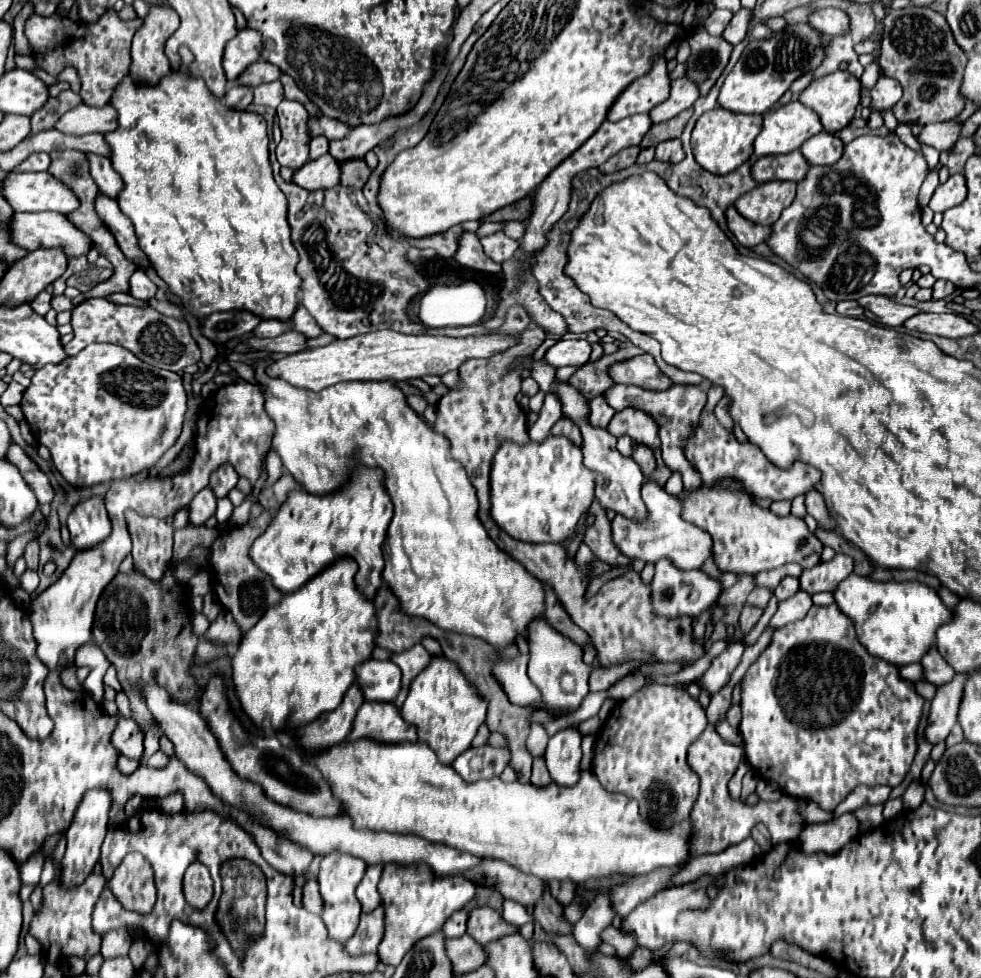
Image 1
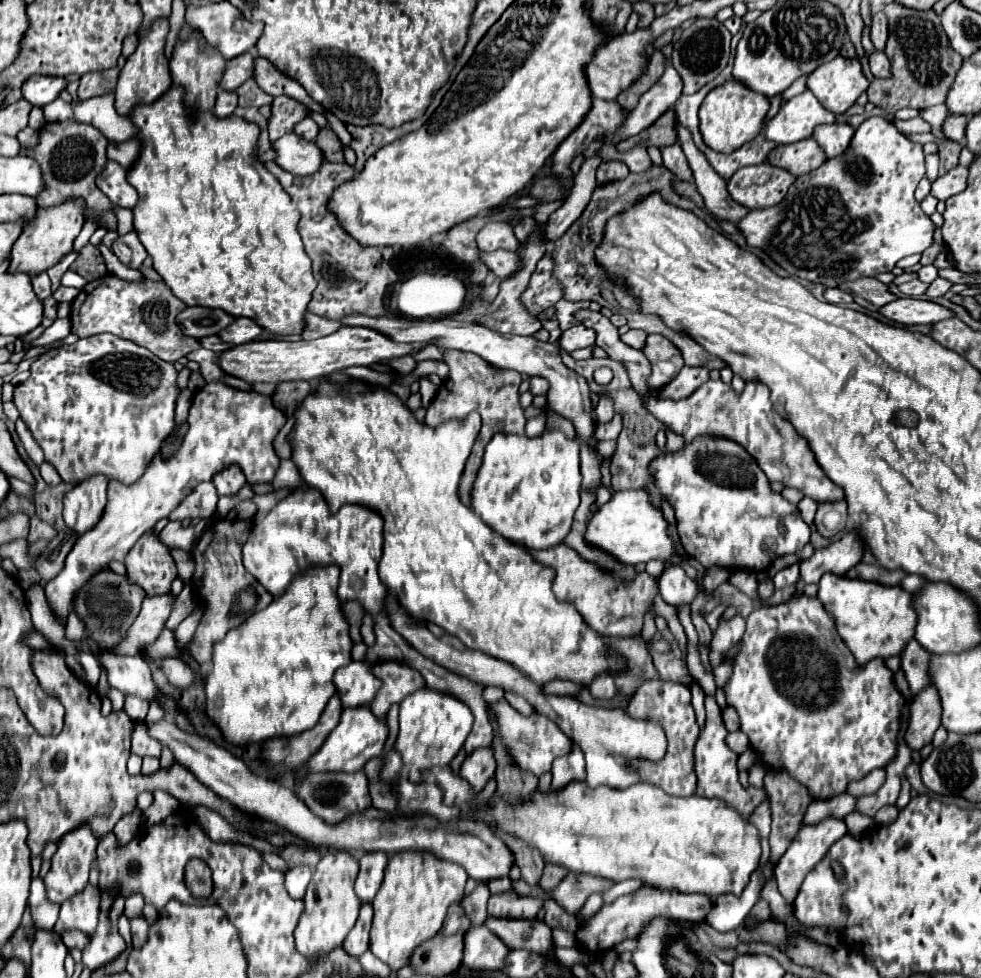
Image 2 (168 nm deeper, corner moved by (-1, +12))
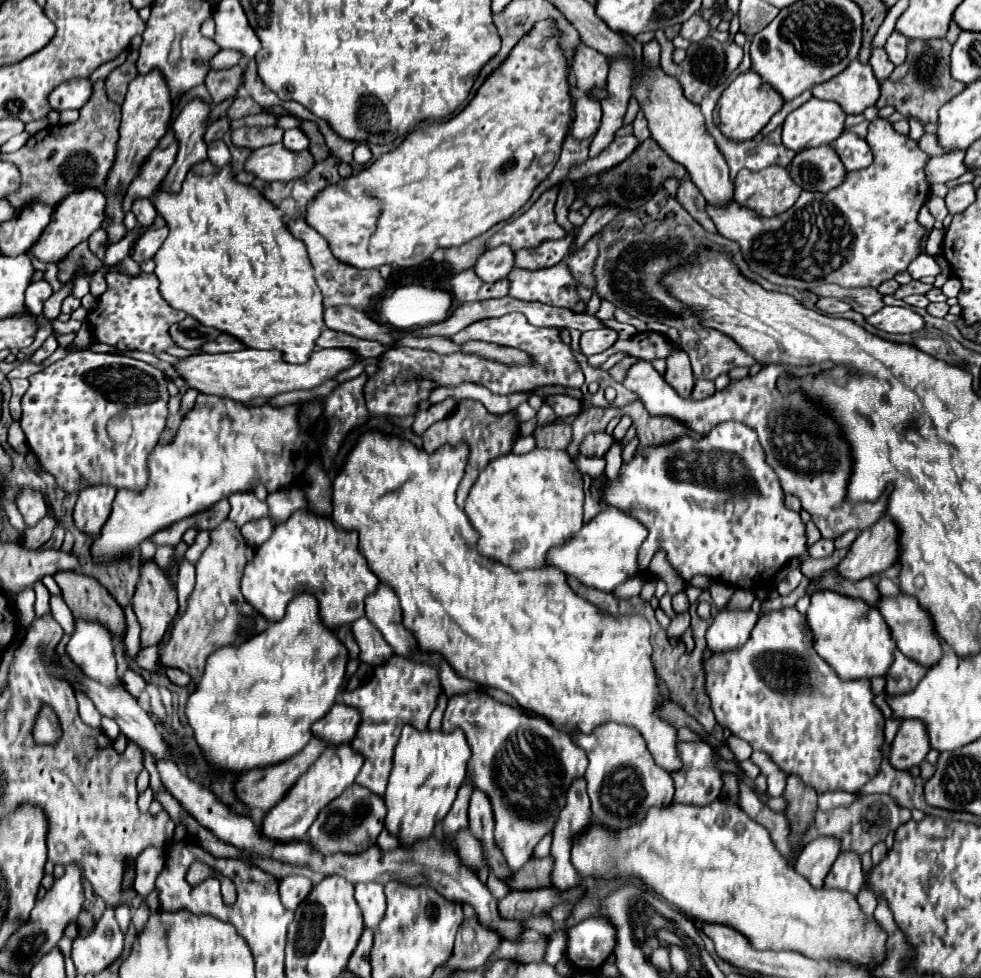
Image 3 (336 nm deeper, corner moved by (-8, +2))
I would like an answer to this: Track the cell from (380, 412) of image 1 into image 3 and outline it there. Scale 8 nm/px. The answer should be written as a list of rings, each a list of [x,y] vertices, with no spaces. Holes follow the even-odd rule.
[[[376,428],[366,430],[364,434],[360,434],[358,442],[354,444],[354,448],[346,456],[342,468],[338,470],[336,478],[332,480],[332,506],[334,506],[332,520],[342,530],[358,530],[358,534],[360,534],[360,552],[366,556],[370,570],[380,578],[380,582],[390,586],[396,592],[396,596],[400,600],[400,606],[402,606],[402,614],[404,614],[404,626],[414,632],[414,636],[416,636],[416,640],[418,640],[418,644],[420,644],[420,648],[424,652],[434,652],[434,650],[440,652],[460,676],[470,678],[470,680],[474,680],[478,684],[500,688],[500,690],[508,692],[510,696],[514,696],[518,700],[520,706],[546,716],[554,726],[566,728],[568,734],[574,728],[578,728],[582,732],[592,732],[596,726],[600,726],[604,722],[618,722],[618,724],[632,726],[644,736],[644,740],[648,744],[648,750],[652,752],[652,756],[654,756],[658,766],[666,768],[668,772],[678,770],[680,768],[680,758],[678,758],[678,752],[676,752],[676,730],[668,722],[664,722],[664,720],[660,720],[660,718],[656,718],[652,714],[656,698],[658,698],[658,680],[656,680],[654,664],[650,660],[650,652],[652,652],[650,642],[648,642],[650,624],[640,616],[624,616],[624,618],[620,618],[620,616],[612,616],[612,614],[600,612],[594,604],[590,604],[588,600],[578,596],[568,586],[566,574],[562,570],[558,570],[558,568],[552,568],[552,566],[544,564],[544,566],[540,566],[536,570],[512,572],[512,570],[504,568],[502,564],[496,564],[496,562],[480,556],[480,552],[476,548],[478,532],[472,528],[472,524],[470,524],[468,516],[464,514],[464,510],[460,510],[456,506],[456,488],[458,488],[460,480],[464,478],[468,456],[470,456],[470,448],[468,448],[466,440],[460,440],[454,446],[452,444],[444,444],[444,446],[440,446],[438,450],[434,450],[430,454],[424,448],[416,448],[406,438],[400,438],[400,436],[394,436],[394,434],[384,434],[384,432],[376,430]]]

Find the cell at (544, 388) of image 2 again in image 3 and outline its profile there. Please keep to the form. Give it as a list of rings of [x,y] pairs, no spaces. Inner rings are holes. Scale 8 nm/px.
[[[554,394],[554,396],[546,396],[544,402],[556,412],[556,416],[570,416],[570,414],[576,414],[580,410],[580,400],[576,398],[570,398],[570,396],[564,396],[564,394]]]

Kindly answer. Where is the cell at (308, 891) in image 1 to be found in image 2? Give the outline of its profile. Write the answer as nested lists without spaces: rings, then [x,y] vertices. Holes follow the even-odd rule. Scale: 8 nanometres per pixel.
[[[309,866],[291,868],[291,870],[285,874],[285,888],[287,888],[289,896],[301,900],[301,898],[305,896],[305,890],[307,890],[309,880],[311,880],[311,868],[309,868]]]

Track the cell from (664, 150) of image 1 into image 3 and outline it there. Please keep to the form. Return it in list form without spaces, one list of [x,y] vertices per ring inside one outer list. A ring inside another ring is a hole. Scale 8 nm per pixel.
[[[684,178],[680,180],[680,186],[678,186],[678,192],[676,192],[676,200],[680,200],[680,204],[698,220],[698,224],[708,230],[708,232],[716,232],[716,226],[714,222],[710,220],[708,212],[706,212],[706,200],[704,196],[700,194],[700,190],[692,184],[692,180]]]

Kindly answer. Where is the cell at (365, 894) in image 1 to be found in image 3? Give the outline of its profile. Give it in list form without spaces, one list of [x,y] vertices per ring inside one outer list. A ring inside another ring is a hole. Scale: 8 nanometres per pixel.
[[[376,882],[368,884],[356,884],[356,894],[354,894],[358,906],[362,908],[364,914],[364,924],[366,928],[376,930],[380,920],[384,918],[386,912],[386,896],[384,896],[384,886]]]

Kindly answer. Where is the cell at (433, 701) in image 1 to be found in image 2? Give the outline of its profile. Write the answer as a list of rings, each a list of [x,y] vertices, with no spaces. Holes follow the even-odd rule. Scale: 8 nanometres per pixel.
[[[421,688],[413,692],[409,698],[405,698],[399,704],[399,736],[395,742],[395,748],[403,758],[405,768],[403,778],[413,784],[421,784],[423,782],[421,770],[449,766],[451,760],[463,748],[465,738],[471,732],[471,726],[473,726],[471,710],[451,694]]]

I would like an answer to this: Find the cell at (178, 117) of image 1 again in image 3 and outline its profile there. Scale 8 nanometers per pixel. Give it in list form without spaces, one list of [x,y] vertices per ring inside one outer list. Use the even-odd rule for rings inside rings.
[[[202,160],[200,164],[190,168],[186,180],[182,182],[180,192],[156,190],[152,204],[154,204],[156,212],[166,220],[166,226],[170,230],[168,238],[164,240],[164,244],[160,246],[160,250],[152,258],[156,262],[154,274],[160,278],[160,290],[162,290],[162,296],[168,300],[168,304],[172,304],[172,308],[182,310],[188,316],[196,318],[204,326],[212,326],[216,330],[222,330],[226,334],[236,336],[248,348],[276,348],[276,350],[280,350],[284,354],[284,360],[288,360],[288,362],[304,362],[304,360],[308,360],[310,352],[314,350],[314,342],[316,342],[316,338],[320,336],[320,332],[324,328],[324,320],[322,320],[322,312],[324,312],[322,292],[320,292],[320,288],[318,288],[318,284],[314,280],[314,268],[310,264],[306,244],[302,240],[298,240],[296,236],[292,236],[288,226],[282,222],[282,214],[276,210],[276,206],[268,204],[268,200],[262,196],[262,192],[258,192],[254,186],[240,184],[234,178],[232,164],[226,164],[224,168],[216,168],[210,160]]]

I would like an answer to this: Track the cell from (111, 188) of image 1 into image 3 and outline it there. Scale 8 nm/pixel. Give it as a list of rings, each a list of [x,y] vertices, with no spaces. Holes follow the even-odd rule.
[[[148,198],[134,200],[132,212],[134,212],[140,226],[150,226],[154,222],[154,218],[156,218],[156,208],[152,206],[152,202]]]

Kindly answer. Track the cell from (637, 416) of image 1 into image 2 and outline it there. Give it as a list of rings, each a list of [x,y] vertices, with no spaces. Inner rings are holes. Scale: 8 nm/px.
[[[615,414],[615,418],[607,424],[597,424],[597,430],[595,430],[595,440],[601,442],[601,440],[615,440],[617,434],[621,432],[621,416]]]

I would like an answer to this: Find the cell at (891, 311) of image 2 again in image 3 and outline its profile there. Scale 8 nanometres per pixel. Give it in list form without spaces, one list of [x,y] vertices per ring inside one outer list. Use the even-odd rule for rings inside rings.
[[[884,306],[884,310],[872,314],[872,318],[866,318],[866,322],[890,334],[918,332],[926,328],[924,318],[906,306]]]

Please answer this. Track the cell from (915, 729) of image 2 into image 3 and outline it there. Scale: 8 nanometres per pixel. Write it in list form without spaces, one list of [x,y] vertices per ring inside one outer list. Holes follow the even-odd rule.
[[[904,720],[890,752],[890,764],[898,770],[910,770],[918,766],[930,752],[928,730],[922,720]]]

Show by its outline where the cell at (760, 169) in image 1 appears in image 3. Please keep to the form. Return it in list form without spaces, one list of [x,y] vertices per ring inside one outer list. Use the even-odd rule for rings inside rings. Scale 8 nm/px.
[[[818,146],[798,152],[788,166],[788,172],[802,190],[828,192],[842,184],[846,168],[832,146]]]

